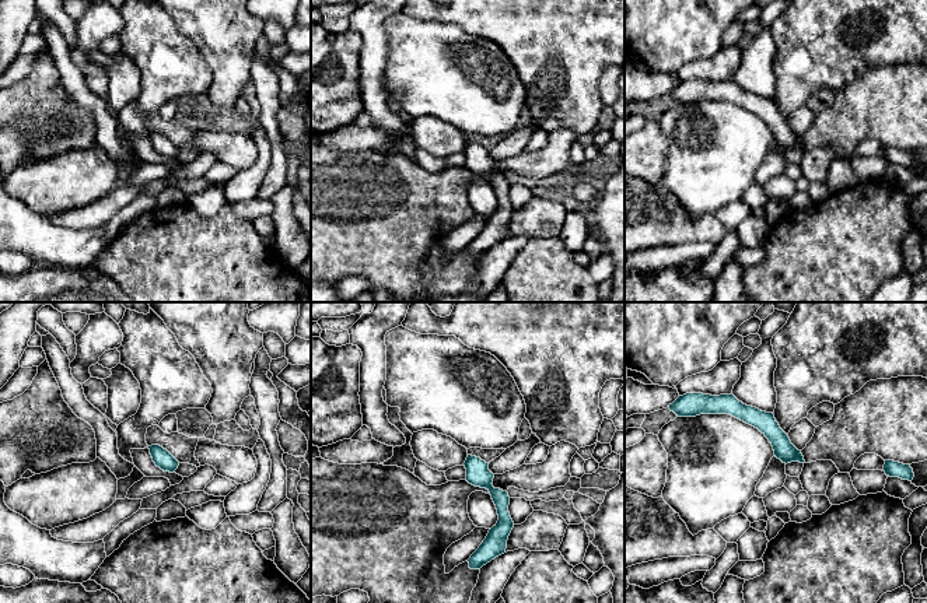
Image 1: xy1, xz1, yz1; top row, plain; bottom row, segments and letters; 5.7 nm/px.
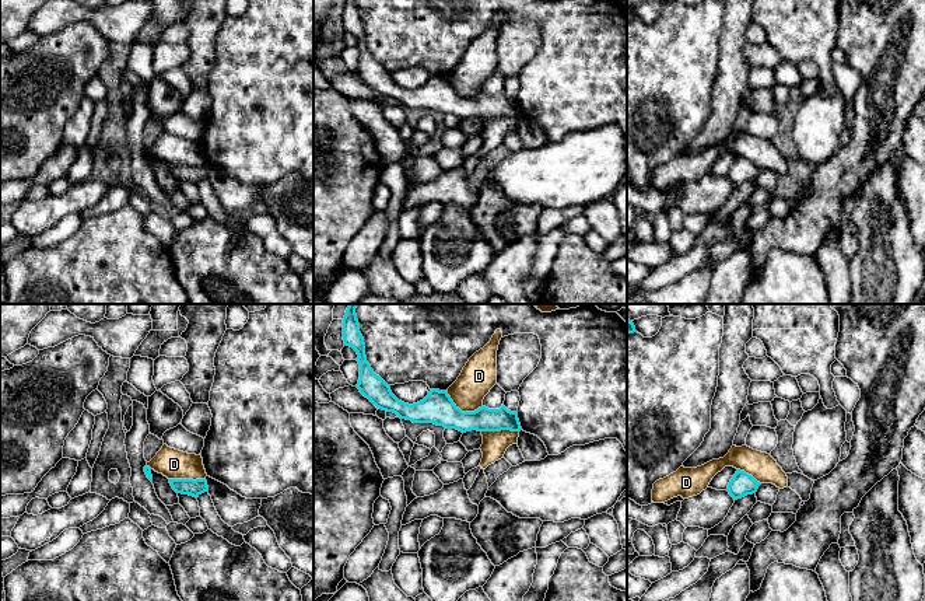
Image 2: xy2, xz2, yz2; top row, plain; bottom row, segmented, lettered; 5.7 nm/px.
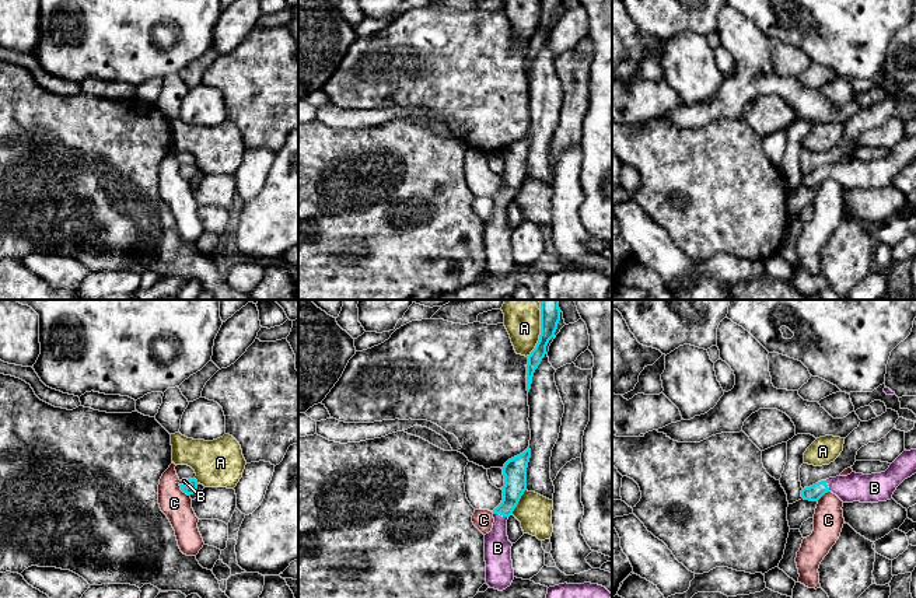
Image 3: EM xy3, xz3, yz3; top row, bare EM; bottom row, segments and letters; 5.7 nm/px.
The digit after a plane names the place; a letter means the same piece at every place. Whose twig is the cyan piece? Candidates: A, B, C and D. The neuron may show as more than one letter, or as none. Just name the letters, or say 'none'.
B

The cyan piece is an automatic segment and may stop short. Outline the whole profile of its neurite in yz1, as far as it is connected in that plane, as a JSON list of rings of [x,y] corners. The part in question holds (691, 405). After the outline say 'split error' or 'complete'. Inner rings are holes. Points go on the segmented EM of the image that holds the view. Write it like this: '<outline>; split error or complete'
[[[686,393],[669,404],[669,410],[678,417],[730,414],[758,428],[772,444],[774,456],[783,463],[805,463],[801,451],[791,444],[788,435],[780,428],[773,413],[766,413],[756,407],[746,406],[734,395],[711,396],[703,393]]]; complete

